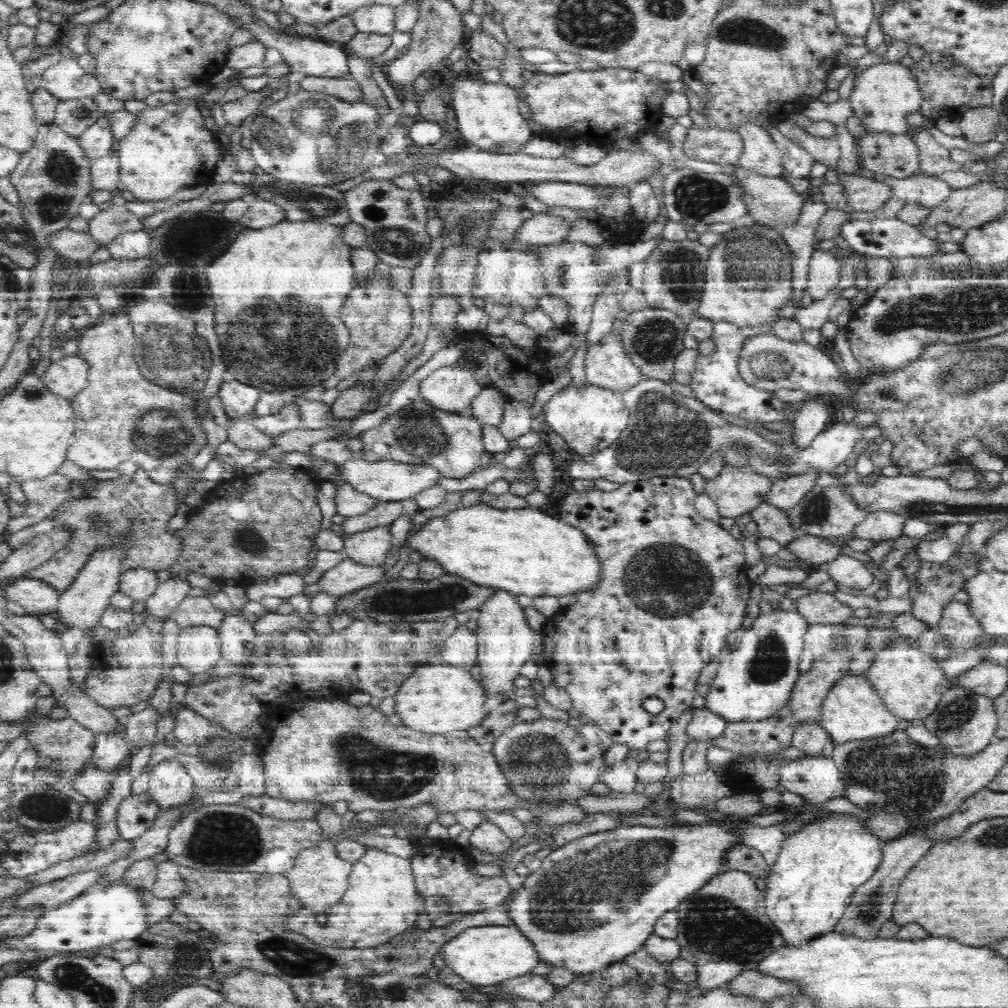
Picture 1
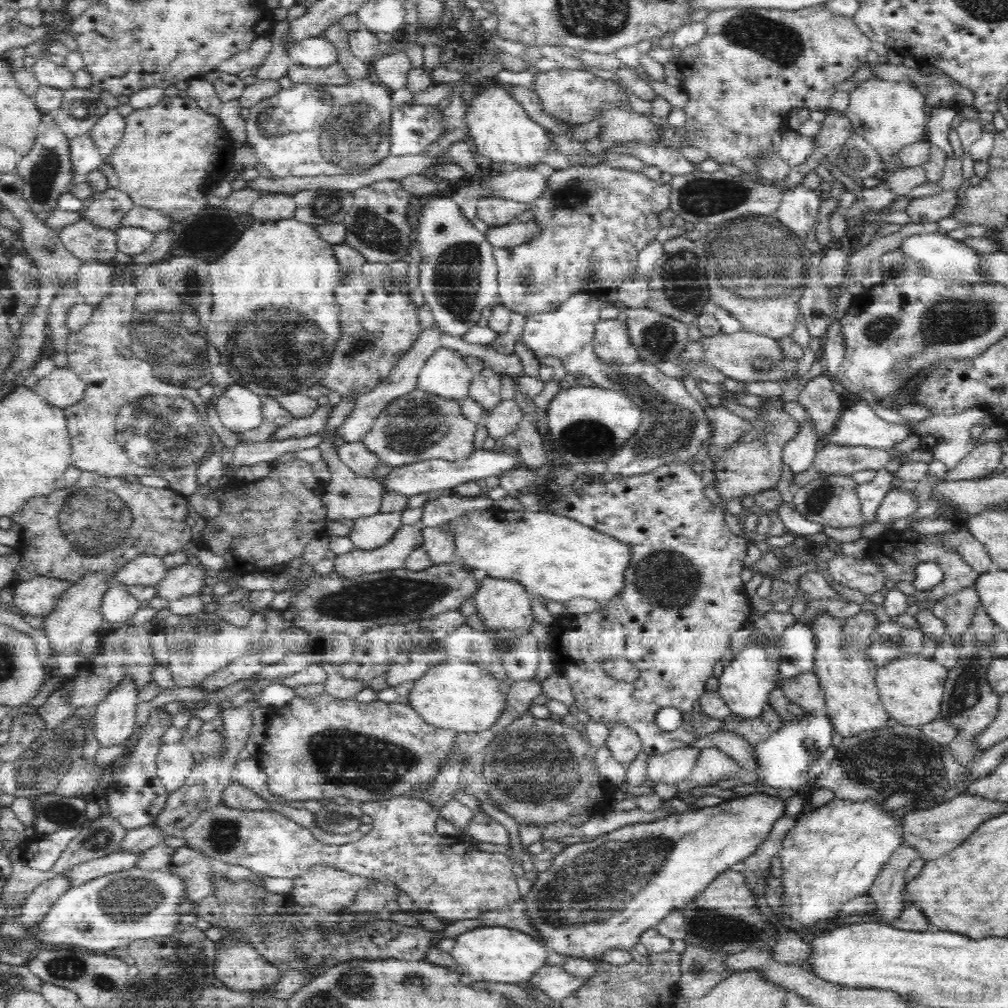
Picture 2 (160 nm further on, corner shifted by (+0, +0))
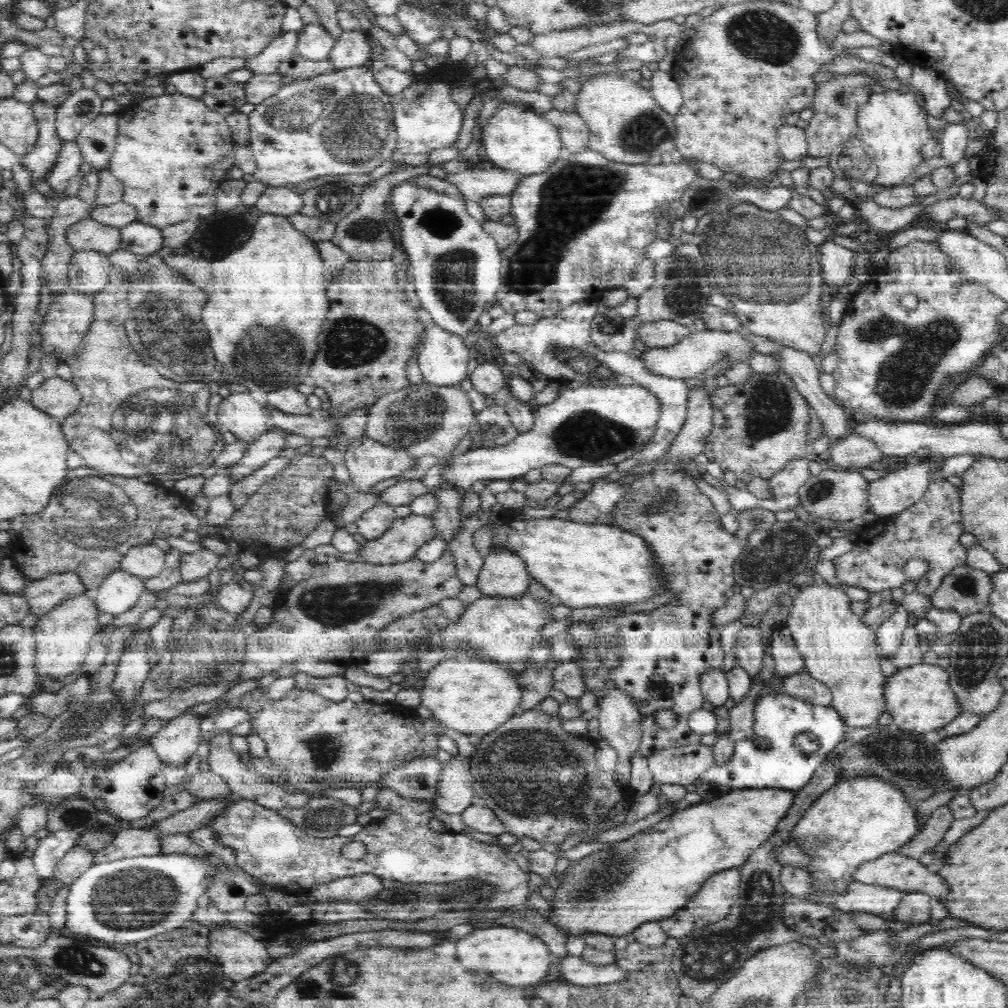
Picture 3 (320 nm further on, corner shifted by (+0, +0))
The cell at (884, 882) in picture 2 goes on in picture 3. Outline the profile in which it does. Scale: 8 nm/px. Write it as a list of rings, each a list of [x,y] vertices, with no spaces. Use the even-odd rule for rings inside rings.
[[[948,805],[940,806],[927,821],[924,828],[904,847],[896,850],[907,858],[919,859],[924,853],[932,850],[944,839],[946,831],[955,822],[952,810]]]

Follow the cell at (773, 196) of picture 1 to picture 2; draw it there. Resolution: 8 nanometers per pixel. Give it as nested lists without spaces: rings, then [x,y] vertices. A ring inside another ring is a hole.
[[[829,108],[829,111],[825,111],[825,118],[821,122],[821,127],[820,132],[814,137],[810,156],[802,164],[794,166],[784,180],[774,181],[774,187],[780,189],[782,196],[795,184],[802,183],[803,178],[808,173],[814,172],[819,163],[826,162],[826,156],[832,150],[844,145],[850,136],[854,134],[852,123],[848,119],[847,113],[841,114],[832,108]]]

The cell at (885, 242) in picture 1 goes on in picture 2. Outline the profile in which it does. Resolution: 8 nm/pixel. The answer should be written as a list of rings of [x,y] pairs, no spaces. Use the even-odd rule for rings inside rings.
[[[925,233],[920,235],[911,235],[898,249],[903,252],[905,257],[912,257],[916,259],[926,269],[929,269],[932,274],[942,276],[947,275],[948,280],[984,280],[984,273],[980,267],[980,260],[982,255],[970,246],[966,245],[964,241],[950,238],[945,233]]]

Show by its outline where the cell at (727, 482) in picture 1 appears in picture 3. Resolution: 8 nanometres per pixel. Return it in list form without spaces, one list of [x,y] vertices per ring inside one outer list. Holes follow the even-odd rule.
[[[784,372],[750,374],[748,384],[717,388],[711,396],[713,422],[704,454],[725,470],[732,471],[744,483],[754,479],[770,480],[806,452],[810,406],[798,393],[792,378]]]

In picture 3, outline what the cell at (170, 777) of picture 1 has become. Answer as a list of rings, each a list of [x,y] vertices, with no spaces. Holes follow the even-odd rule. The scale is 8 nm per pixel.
[[[181,714],[169,719],[166,726],[149,739],[149,746],[160,757],[163,764],[185,766],[198,745],[204,742],[200,735],[199,714]]]

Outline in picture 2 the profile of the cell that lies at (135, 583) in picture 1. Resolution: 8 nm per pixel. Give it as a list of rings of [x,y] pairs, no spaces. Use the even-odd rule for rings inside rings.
[[[138,555],[132,562],[117,570],[114,582],[128,586],[156,587],[166,576],[167,570],[160,556]]]

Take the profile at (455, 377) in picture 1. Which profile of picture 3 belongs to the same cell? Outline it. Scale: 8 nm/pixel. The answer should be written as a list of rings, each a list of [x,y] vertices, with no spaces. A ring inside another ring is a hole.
[[[421,307],[416,311],[416,314],[420,316],[420,322],[425,327],[423,347],[420,348],[420,354],[417,355],[418,365],[420,365],[424,383],[440,387],[459,387],[460,383],[468,378],[467,372],[470,362],[470,352],[467,344],[460,336],[438,328],[429,312],[424,310],[424,308]]]

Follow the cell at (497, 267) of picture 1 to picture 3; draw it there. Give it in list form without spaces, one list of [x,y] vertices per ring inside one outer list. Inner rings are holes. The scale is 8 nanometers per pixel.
[[[590,148],[578,153],[564,154],[562,158],[551,164],[540,174],[523,176],[516,185],[517,189],[509,194],[511,198],[510,215],[514,218],[515,227],[519,229],[519,235],[510,246],[500,251],[502,279],[496,295],[497,304],[506,313],[513,315],[521,310],[530,310],[535,312],[537,318],[550,318],[558,313],[562,313],[571,304],[584,300],[584,296],[592,298],[592,301],[598,301],[598,294],[602,294],[600,290],[612,288],[612,286],[621,286],[623,288],[624,282],[632,276],[632,273],[639,267],[642,260],[646,259],[646,246],[657,239],[654,210],[660,208],[664,202],[670,202],[671,200],[679,201],[680,196],[684,194],[684,190],[696,178],[701,177],[700,173],[692,165],[684,163],[678,156],[671,163],[660,163],[658,166],[650,165],[650,163],[626,164],[608,160],[604,155]]]

